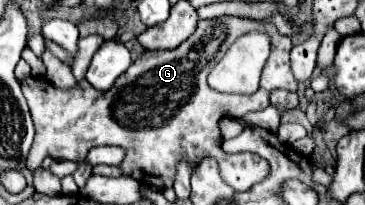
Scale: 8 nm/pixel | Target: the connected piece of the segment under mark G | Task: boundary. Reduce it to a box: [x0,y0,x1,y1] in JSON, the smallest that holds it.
[22,16,298,188]

